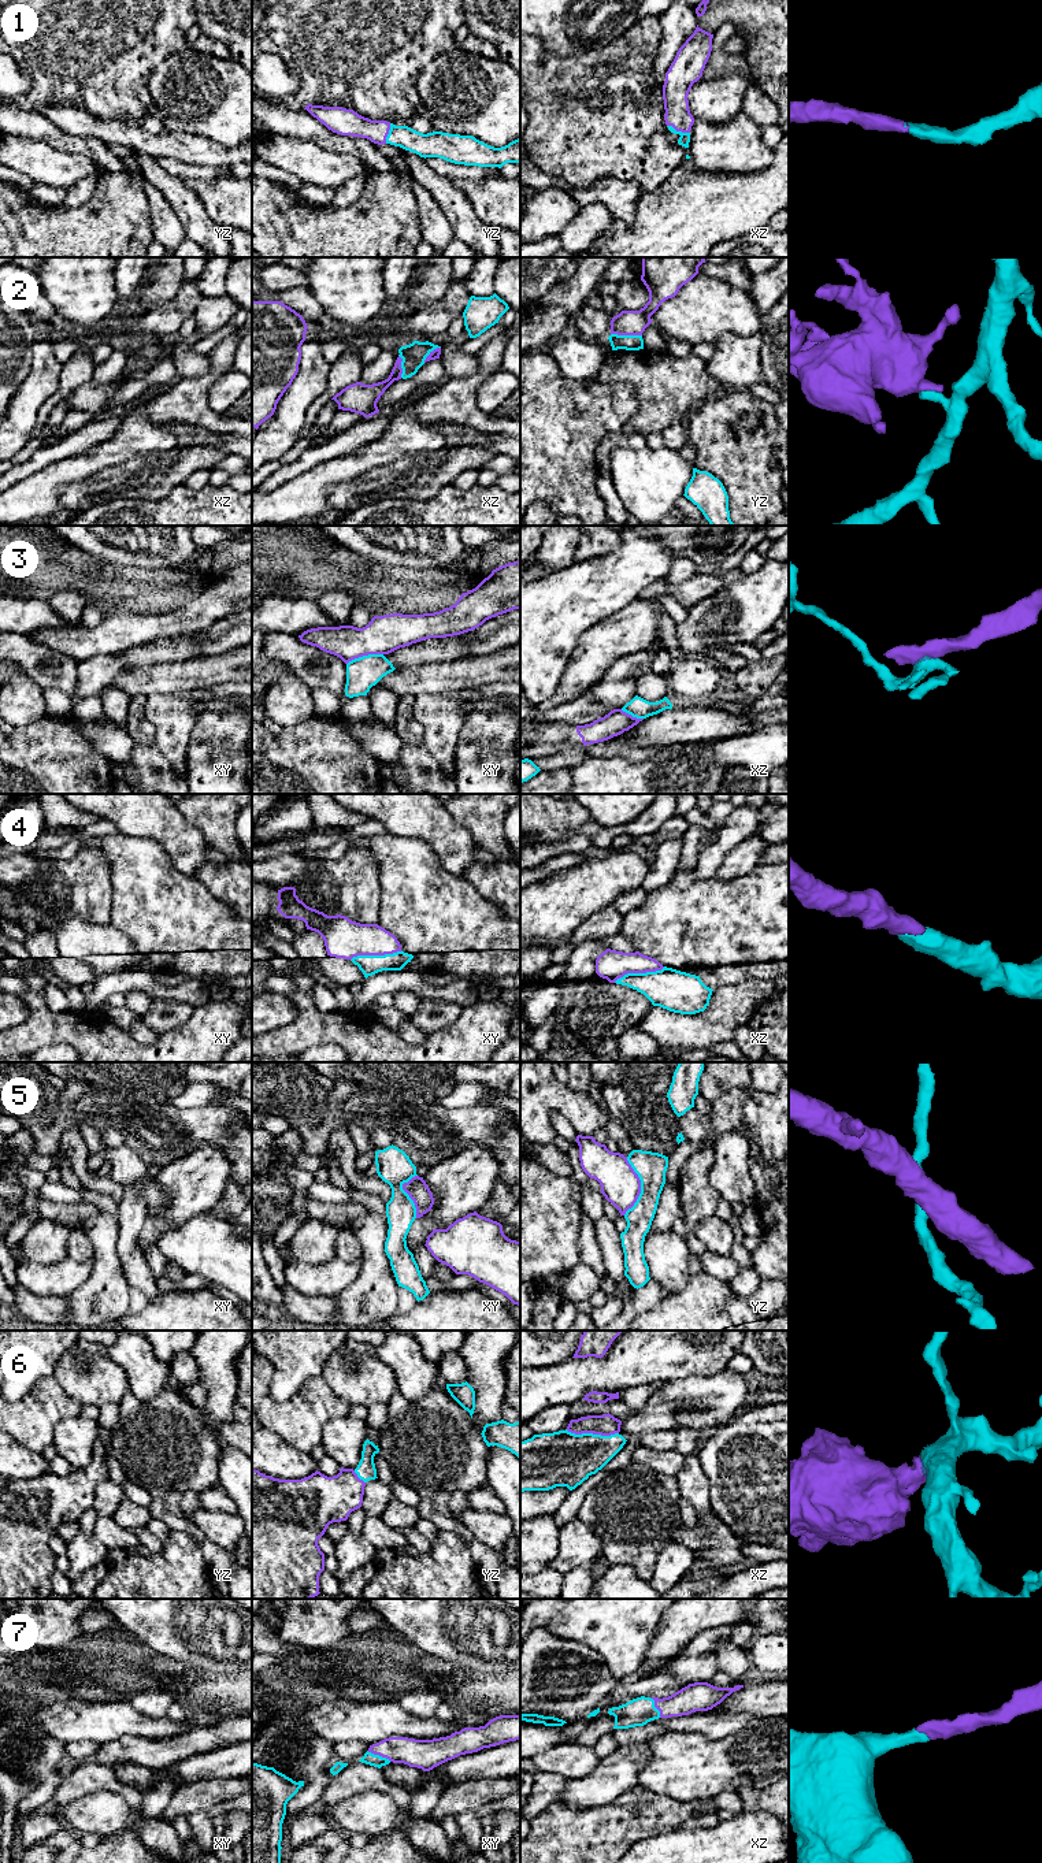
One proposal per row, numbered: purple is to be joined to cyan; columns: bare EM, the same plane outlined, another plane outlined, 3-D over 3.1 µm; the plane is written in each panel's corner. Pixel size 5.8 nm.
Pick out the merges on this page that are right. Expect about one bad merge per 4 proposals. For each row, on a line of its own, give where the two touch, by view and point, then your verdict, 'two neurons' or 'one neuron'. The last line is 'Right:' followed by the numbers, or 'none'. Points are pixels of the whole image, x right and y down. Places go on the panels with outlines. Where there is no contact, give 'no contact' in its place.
1: meets cyan in xz at (678, 132); one neuron
2: meets cyan in yz at (626, 336); two neurons
3: meets cyan in xy at (364, 656); two neurons
4: meets cyan in xy at (375, 956); one neuron
5: meets cyan in yz at (641, 1186); two neurons
6: meets cyan in xz at (592, 1433); one neuron
7: meets cyan in xy at (378, 1755); one neuron
Right: 1, 4, 6, 7

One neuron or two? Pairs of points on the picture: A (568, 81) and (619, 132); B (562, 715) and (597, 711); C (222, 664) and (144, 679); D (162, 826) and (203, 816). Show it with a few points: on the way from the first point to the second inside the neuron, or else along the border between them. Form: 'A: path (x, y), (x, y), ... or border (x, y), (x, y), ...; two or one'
A: path (590, 81), (600, 77), (615, 92), (615, 110); one
B: path (570, 713), (589, 711); one
C: path (203, 672), (163, 678); one
D: border (177, 808), (210, 843); two

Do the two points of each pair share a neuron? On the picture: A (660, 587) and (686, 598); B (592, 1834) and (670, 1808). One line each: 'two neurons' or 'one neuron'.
A: one neuron
B: one neuron

